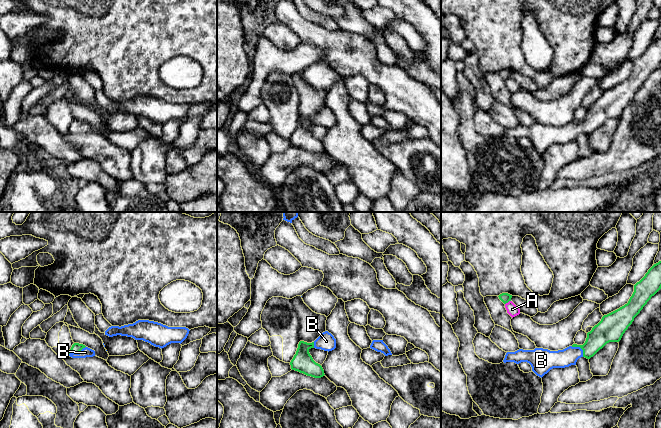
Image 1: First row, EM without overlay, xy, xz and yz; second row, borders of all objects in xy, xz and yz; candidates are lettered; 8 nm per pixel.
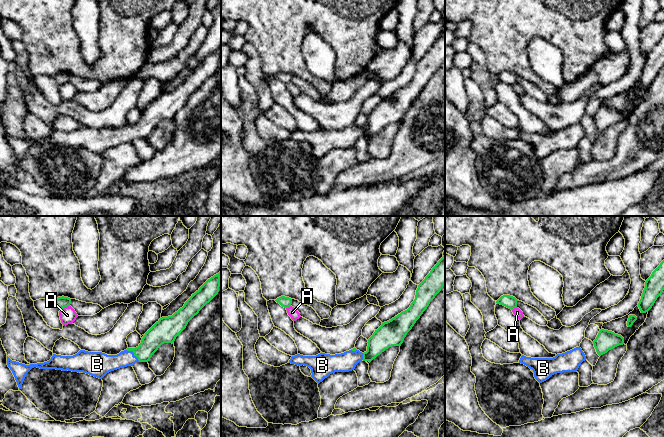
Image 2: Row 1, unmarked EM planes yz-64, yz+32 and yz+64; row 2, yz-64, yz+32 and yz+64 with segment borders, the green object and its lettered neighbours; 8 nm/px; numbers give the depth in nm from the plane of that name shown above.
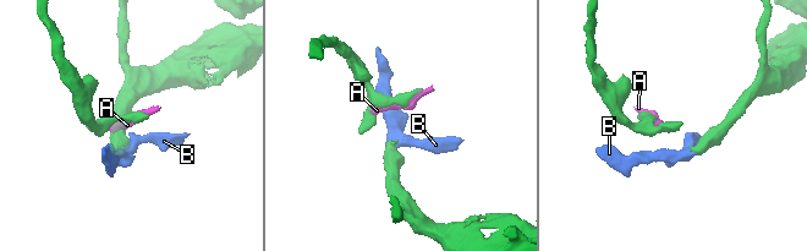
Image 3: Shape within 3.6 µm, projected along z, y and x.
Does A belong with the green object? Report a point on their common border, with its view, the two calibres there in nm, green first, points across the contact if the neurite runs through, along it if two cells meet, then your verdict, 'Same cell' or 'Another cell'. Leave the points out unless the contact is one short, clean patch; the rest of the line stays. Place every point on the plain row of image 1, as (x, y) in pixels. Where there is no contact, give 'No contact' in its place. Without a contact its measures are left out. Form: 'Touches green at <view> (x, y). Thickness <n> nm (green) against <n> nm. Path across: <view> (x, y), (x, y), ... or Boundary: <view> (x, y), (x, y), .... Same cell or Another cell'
Touches green at yz (507, 78). Thickness 80 nm (green) against 90 nm. Another cell

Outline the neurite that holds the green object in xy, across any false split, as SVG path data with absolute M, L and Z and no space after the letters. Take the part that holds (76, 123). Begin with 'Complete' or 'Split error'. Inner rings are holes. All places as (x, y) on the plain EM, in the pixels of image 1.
Split error. M74 119L69 127L69 131L72 134L86 134L95 132L95 127L86 123L83 120Z

